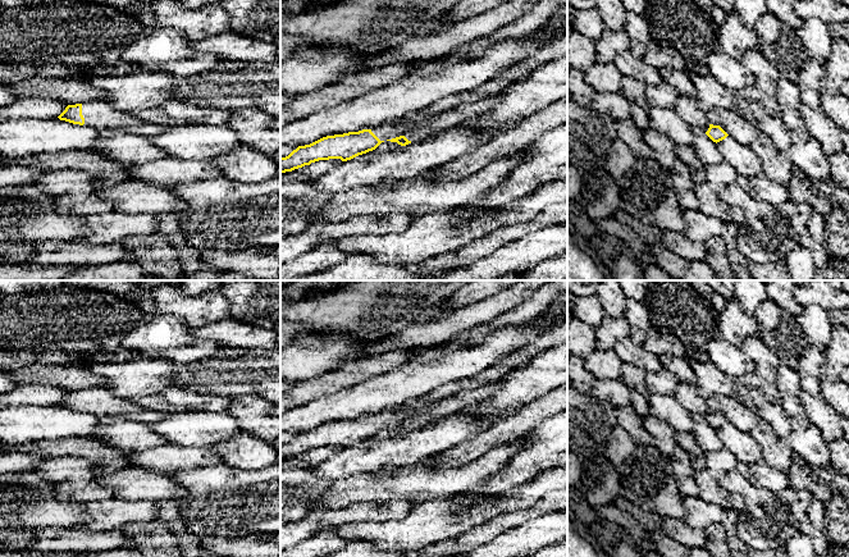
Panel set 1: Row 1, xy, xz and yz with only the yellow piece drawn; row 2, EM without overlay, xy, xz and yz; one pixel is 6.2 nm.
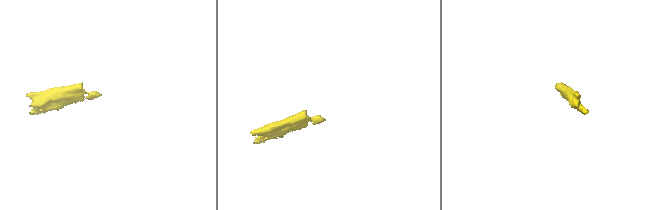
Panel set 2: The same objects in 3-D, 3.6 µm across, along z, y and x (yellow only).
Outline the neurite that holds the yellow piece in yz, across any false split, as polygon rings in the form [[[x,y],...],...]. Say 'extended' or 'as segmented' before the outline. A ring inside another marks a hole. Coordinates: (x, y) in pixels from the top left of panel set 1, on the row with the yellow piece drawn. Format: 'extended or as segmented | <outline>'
extended | [[[679,96],[674,105],[676,114],[691,128],[702,129],[713,142],[725,140],[729,134],[720,127],[708,122],[694,97]]]

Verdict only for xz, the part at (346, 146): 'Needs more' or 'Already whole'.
Needs more

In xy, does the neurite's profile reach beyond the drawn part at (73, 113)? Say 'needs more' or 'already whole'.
needs more

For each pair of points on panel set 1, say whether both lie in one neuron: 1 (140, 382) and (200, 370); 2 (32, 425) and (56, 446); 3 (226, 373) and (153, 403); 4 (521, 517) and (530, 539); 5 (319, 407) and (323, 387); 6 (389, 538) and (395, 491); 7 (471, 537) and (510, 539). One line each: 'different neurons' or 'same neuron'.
1: different neurons
2: different neurons
3: different neurons
4: different neurons
5: different neurons
6: different neurons
7: different neurons

